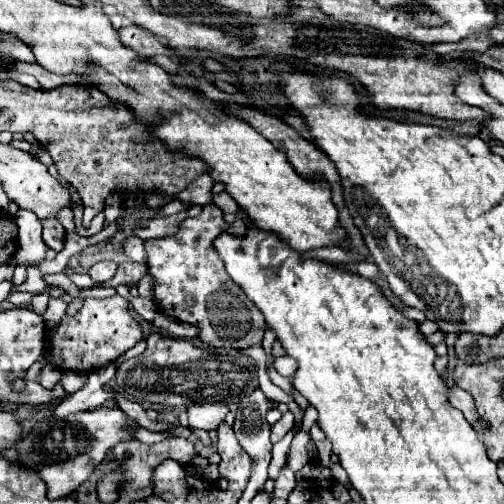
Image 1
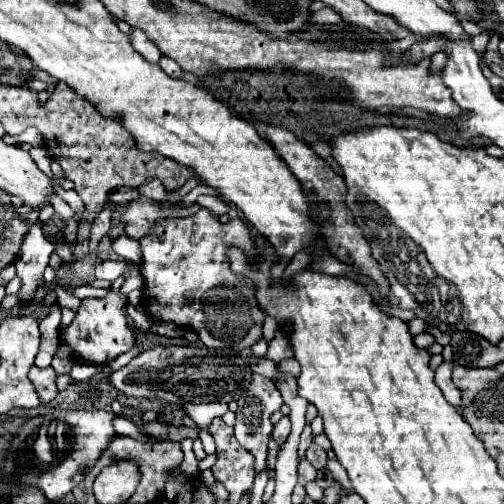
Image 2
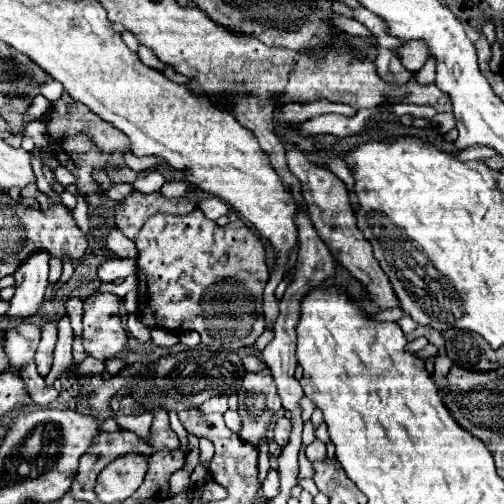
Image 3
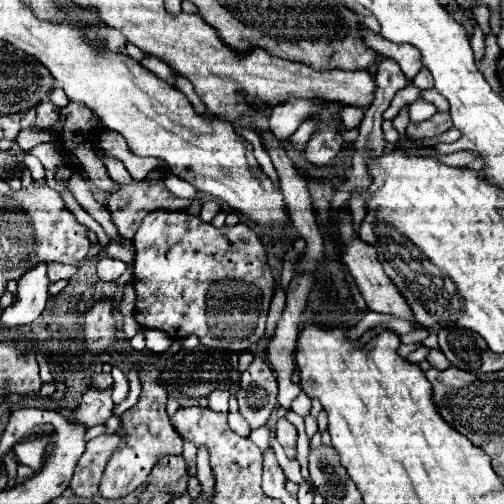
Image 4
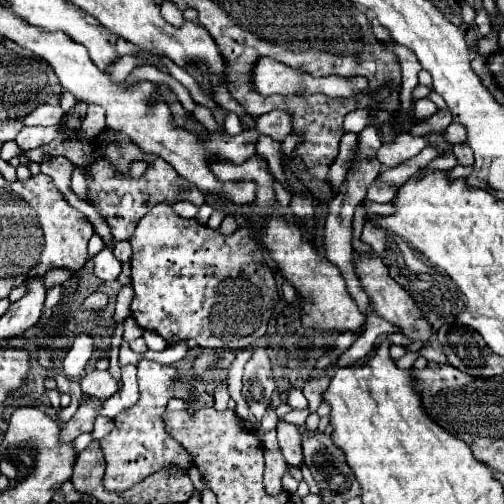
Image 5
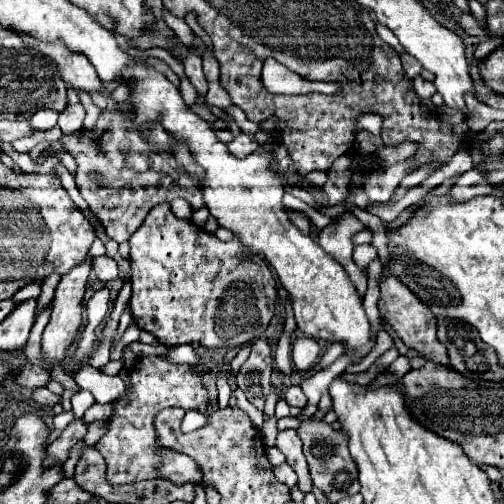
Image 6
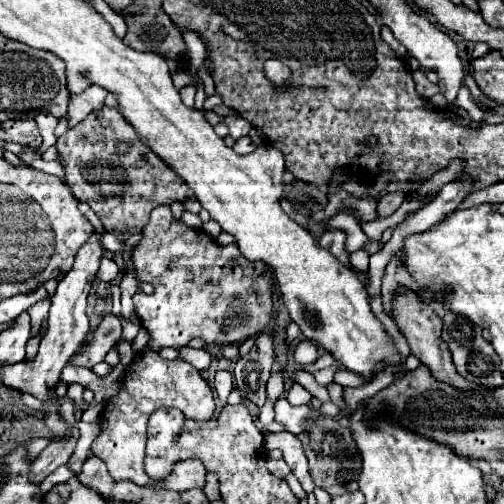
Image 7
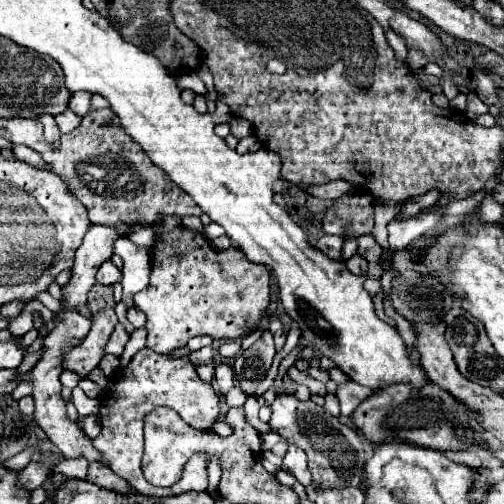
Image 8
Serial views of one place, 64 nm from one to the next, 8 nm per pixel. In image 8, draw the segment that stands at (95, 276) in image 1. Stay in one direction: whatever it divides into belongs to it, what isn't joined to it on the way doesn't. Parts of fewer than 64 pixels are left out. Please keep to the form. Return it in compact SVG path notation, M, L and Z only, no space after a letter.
M104 262L96 274L98 284L114 284L120 280L120 270L114 266L114 262Z

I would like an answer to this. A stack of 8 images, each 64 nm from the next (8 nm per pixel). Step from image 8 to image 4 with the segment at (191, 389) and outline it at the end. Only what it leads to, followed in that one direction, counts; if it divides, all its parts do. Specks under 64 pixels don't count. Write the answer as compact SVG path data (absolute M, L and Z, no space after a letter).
M146 368L140 374L140 382L142 394L138 398L138 404L122 414L120 434L124 434L128 440L108 460L102 482L98 486L98 494L106 500L118 500L132 494L146 480L160 456L181 455L183 452L184 441L170 424L166 412L166 390L156 380L156 368Z

